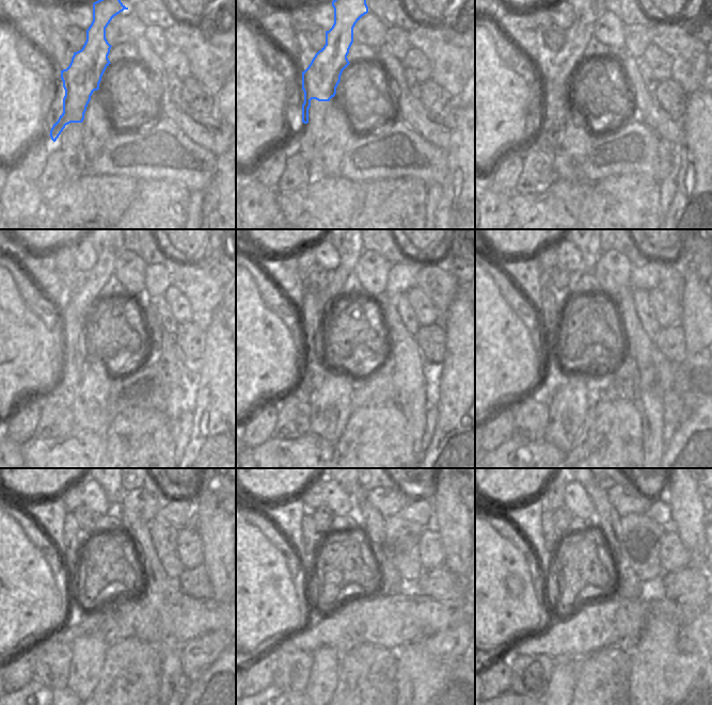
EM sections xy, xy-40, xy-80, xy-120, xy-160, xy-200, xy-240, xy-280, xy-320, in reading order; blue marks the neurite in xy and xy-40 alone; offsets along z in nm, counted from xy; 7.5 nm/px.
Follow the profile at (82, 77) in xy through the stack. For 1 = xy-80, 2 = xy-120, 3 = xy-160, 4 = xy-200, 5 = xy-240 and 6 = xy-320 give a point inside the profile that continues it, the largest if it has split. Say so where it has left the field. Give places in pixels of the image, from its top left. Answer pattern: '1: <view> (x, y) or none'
1: xy-80 (562, 67)
2: xy-120 (108, 251)
3: xy-160 (349, 251)
4: xy-200 (590, 251)
5: xy-240 (113, 490)
6: xy-320 (602, 506)

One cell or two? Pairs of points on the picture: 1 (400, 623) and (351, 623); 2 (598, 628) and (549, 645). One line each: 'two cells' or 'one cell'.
1: one cell
2: one cell

